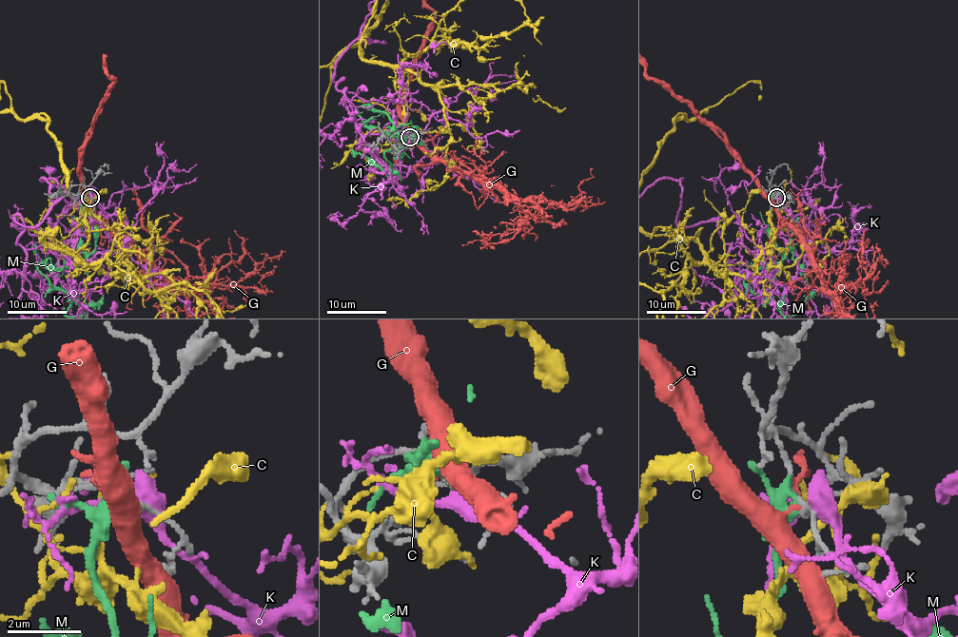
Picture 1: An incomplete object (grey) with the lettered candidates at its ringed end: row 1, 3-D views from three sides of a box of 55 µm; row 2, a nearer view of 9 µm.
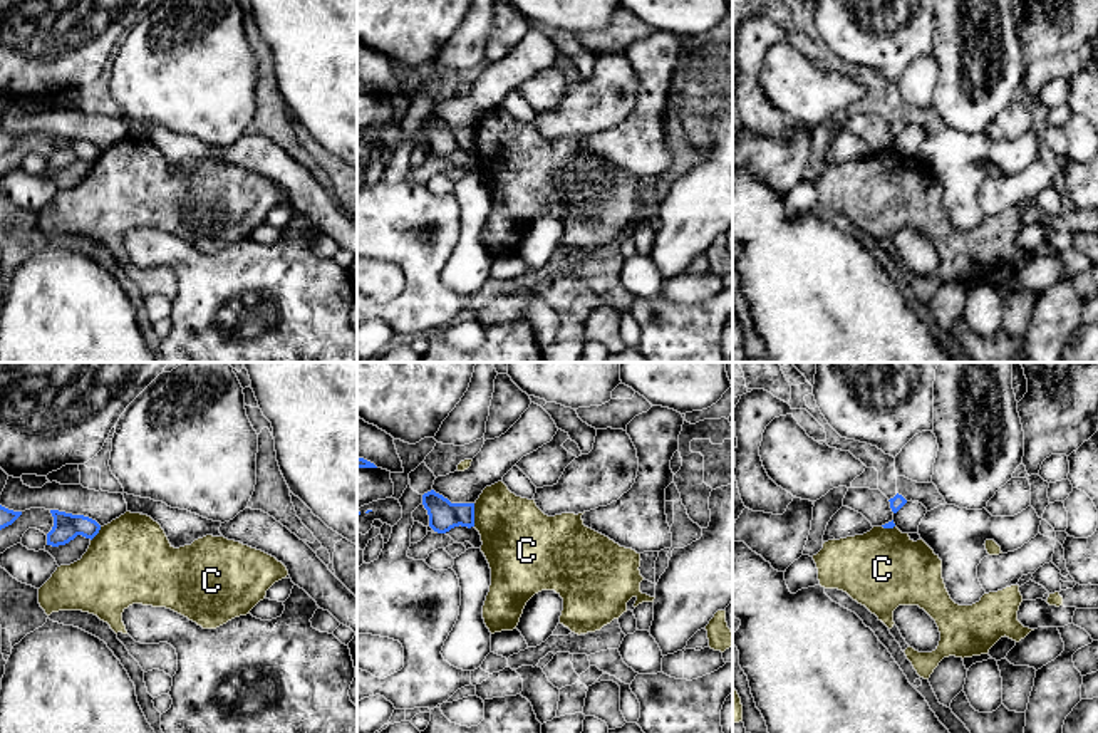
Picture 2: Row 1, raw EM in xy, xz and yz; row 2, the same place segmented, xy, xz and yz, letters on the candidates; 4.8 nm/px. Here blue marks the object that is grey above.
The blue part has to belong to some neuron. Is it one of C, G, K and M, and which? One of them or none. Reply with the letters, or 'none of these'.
none of these

